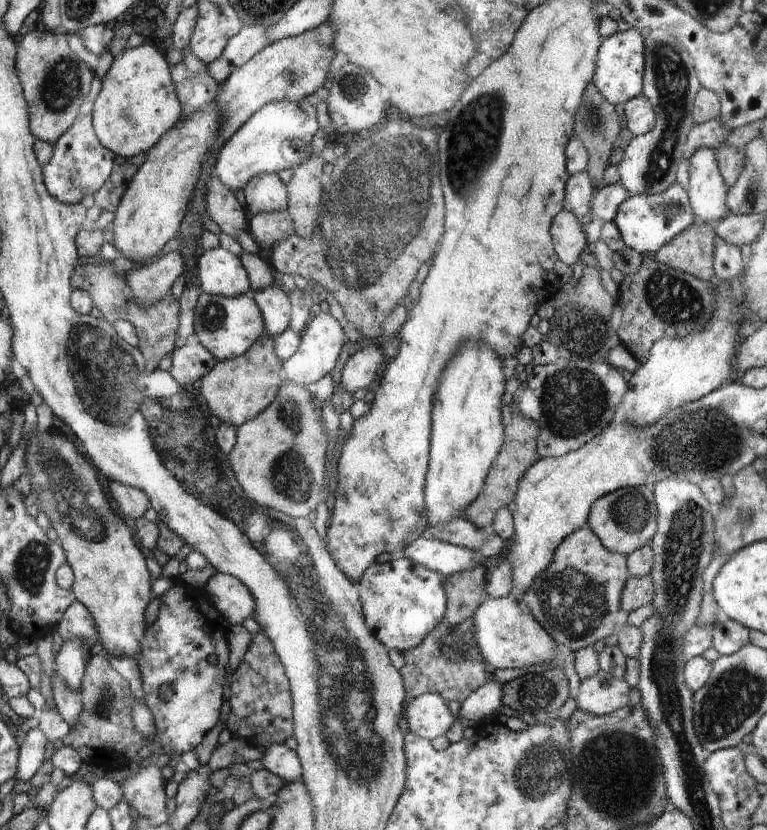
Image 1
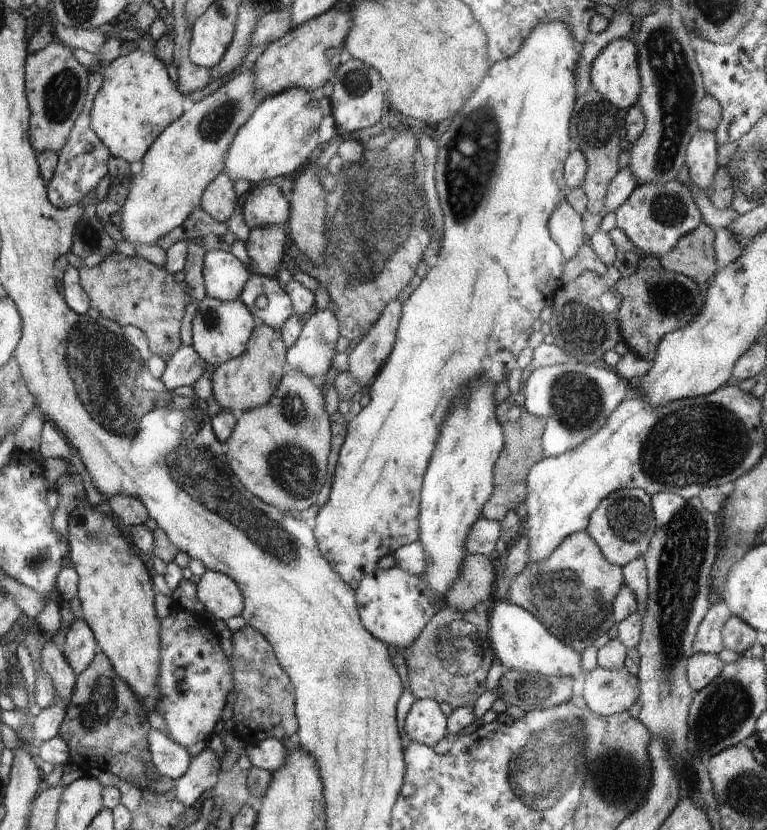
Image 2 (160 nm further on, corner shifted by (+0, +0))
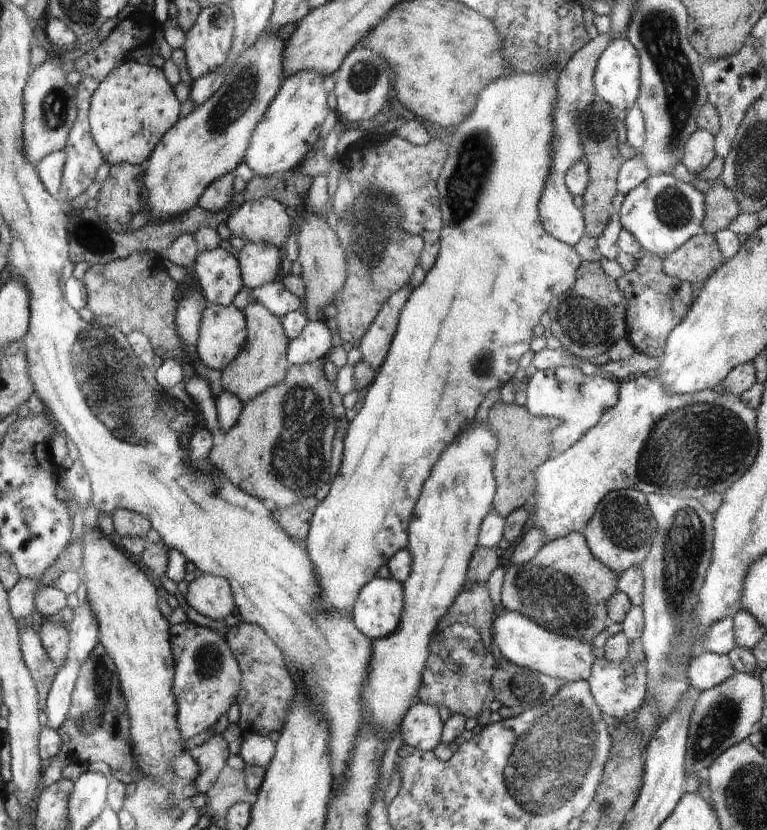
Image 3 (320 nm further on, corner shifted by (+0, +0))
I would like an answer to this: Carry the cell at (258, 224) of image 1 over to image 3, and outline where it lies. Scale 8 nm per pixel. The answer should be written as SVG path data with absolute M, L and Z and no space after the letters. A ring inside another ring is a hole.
M246 242L238 254L243 286L255 289L280 279L283 253L279 247L267 242Z

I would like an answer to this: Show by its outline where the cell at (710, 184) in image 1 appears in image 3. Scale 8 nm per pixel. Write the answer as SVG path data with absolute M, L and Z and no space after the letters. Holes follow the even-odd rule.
M698 128L684 145L681 162L690 172L697 174L714 160L714 156L715 135Z

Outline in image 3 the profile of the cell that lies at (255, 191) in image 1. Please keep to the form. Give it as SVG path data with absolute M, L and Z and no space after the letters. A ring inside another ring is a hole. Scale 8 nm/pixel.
M264 197L244 201L225 222L235 237L251 243L267 242L285 251L290 218L283 203Z

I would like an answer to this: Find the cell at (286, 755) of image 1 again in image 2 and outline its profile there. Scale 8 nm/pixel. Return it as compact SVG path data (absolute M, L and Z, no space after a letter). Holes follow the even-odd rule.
M264 739L258 746L245 747L243 751L254 767L266 769L272 773L287 761L285 746L278 739Z

